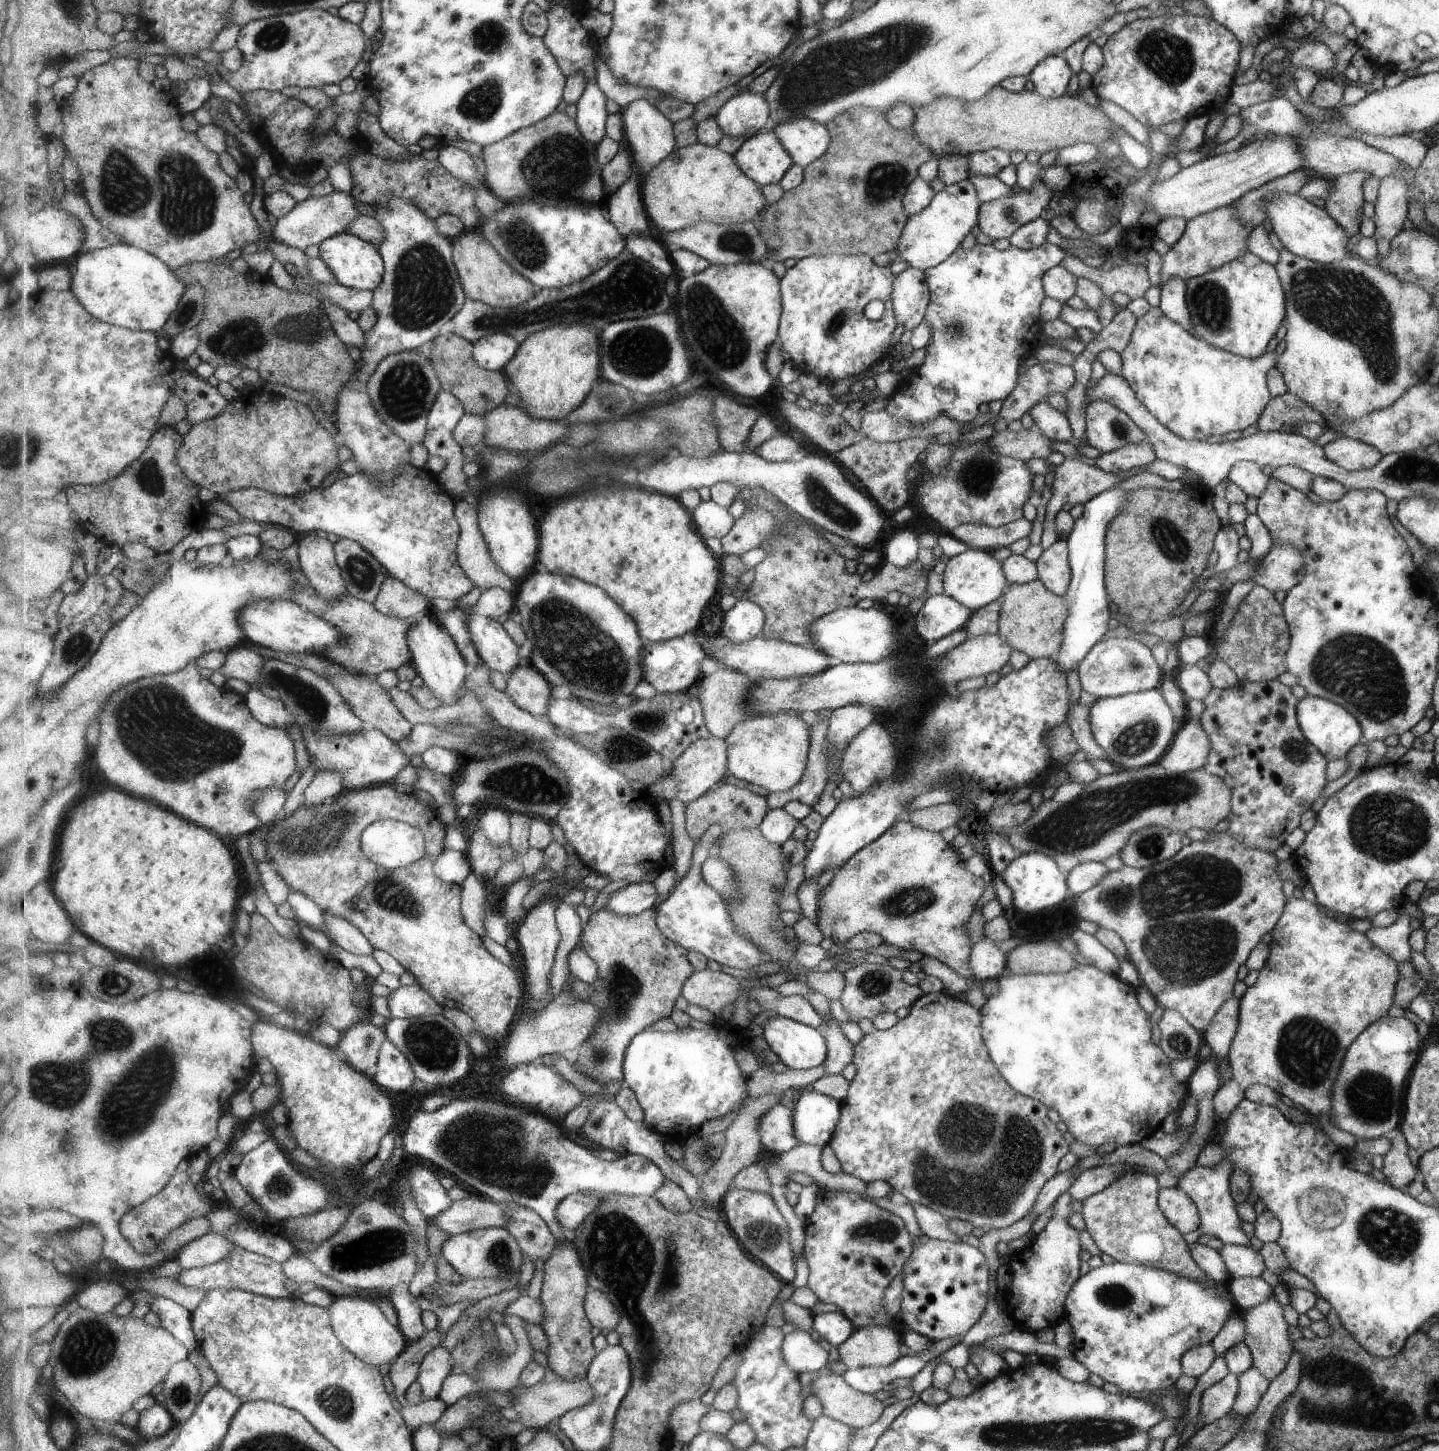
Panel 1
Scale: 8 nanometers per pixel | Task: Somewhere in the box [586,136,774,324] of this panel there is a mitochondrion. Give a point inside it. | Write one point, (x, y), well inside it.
(736, 241)

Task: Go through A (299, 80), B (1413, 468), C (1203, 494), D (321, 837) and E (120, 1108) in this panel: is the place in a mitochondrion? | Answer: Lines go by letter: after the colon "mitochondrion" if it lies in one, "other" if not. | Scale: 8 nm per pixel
A: other
B: mitochondrion
C: other
D: mitochondrion
E: mitochondrion

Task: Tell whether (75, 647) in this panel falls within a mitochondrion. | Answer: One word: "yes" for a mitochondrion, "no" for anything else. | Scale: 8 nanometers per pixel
yes

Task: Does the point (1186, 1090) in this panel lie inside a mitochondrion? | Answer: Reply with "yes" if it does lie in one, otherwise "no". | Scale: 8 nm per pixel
no

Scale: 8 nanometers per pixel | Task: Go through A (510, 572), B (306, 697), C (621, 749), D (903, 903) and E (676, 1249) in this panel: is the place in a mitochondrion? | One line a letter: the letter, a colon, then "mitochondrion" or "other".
A: other
B: mitochondrion
C: mitochondrion
D: mitochondrion
E: mitochondrion

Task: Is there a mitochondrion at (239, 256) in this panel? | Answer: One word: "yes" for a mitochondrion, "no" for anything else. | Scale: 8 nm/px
no

